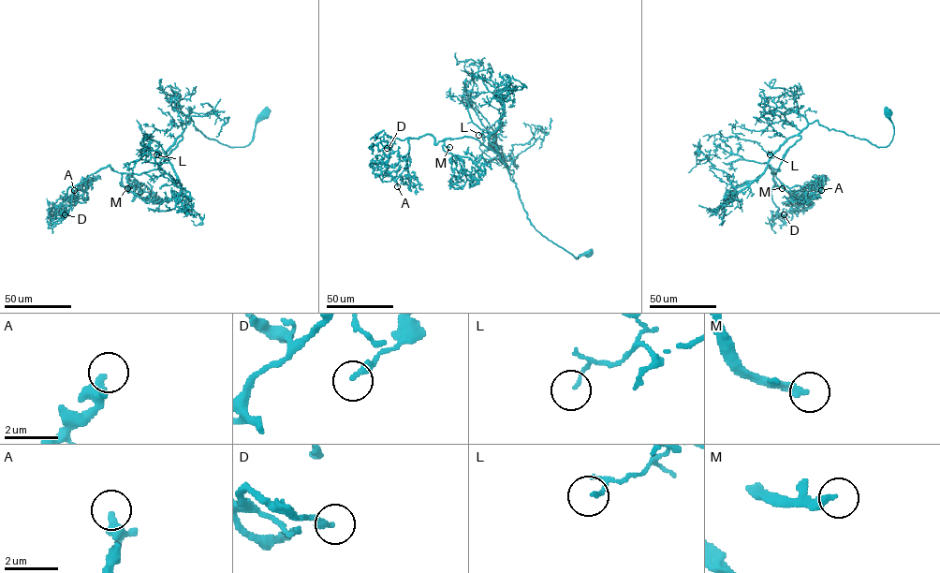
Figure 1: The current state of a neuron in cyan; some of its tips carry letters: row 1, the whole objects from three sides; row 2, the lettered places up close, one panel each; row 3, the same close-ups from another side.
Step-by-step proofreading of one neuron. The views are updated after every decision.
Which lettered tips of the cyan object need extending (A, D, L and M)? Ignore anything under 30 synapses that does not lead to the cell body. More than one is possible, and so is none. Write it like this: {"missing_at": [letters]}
{"missing_at": ["M"]}

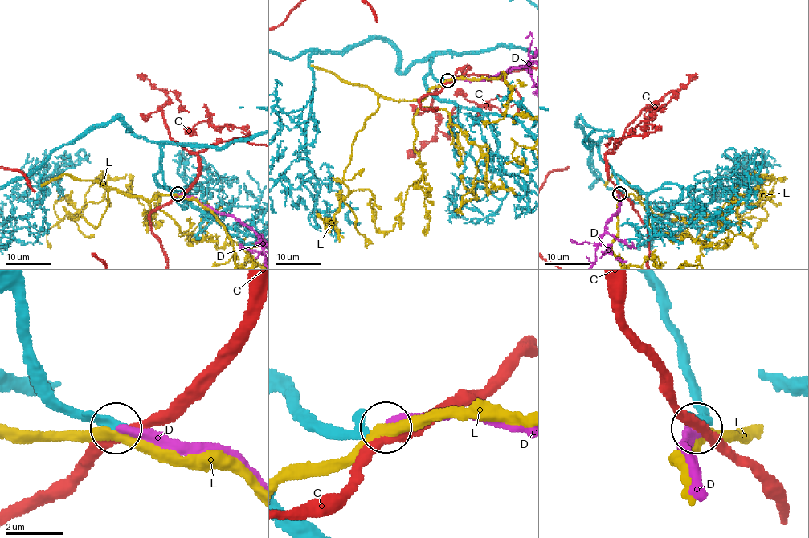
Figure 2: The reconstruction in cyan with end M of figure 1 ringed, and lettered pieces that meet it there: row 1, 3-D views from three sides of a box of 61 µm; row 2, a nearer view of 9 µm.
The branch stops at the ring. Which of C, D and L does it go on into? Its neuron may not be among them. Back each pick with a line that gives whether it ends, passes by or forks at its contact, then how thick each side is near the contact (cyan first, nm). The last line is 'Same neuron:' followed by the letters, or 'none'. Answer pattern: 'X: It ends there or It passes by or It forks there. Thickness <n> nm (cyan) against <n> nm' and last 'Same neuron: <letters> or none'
D: It ends there. Thickness 320 nm (cyan) against 360 nm
Same neuron: D

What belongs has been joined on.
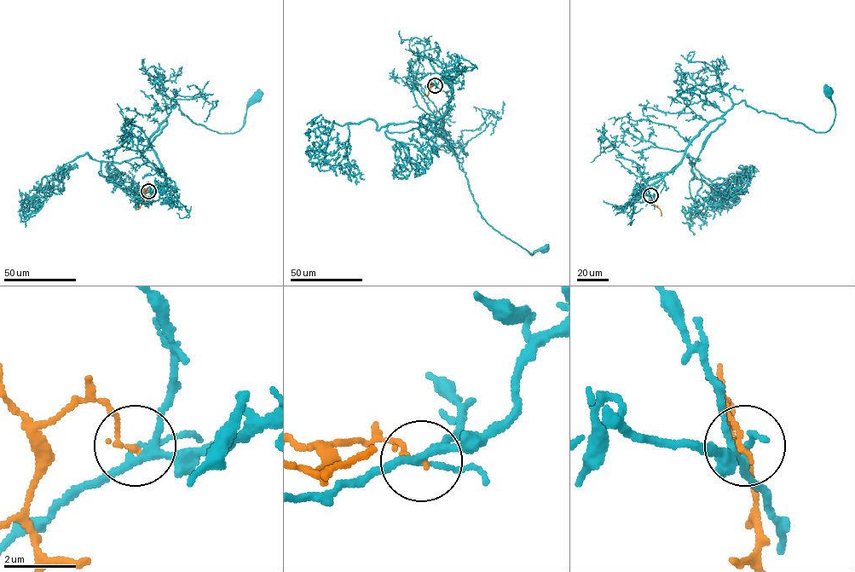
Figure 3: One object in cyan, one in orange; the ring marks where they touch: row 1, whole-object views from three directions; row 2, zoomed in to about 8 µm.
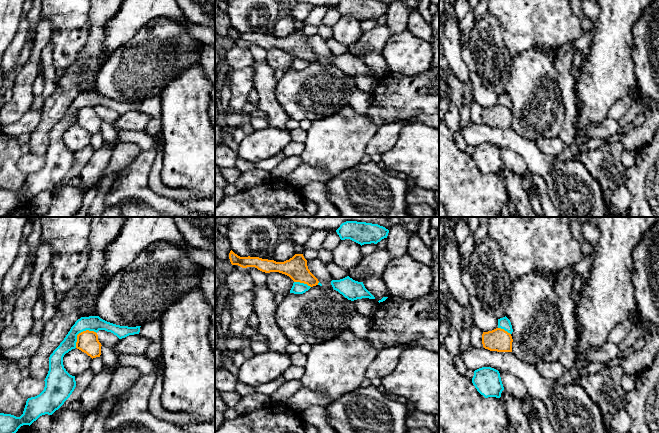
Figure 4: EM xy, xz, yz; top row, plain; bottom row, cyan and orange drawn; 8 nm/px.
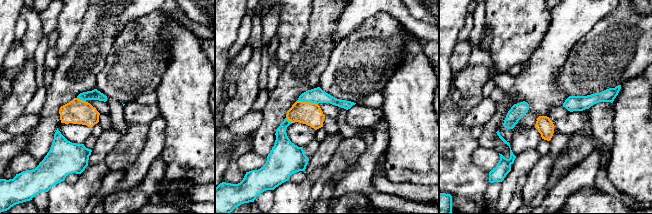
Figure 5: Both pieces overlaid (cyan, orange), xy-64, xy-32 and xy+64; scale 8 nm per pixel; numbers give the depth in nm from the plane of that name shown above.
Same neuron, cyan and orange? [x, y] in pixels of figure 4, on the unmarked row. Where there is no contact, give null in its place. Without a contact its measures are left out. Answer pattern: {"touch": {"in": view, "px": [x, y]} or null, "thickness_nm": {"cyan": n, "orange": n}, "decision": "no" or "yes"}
{"touch": {"in": "xy", "px": [80, 108]}, "thickness_nm": {"cyan": 130, "orange": 180}, "decision": "no"}

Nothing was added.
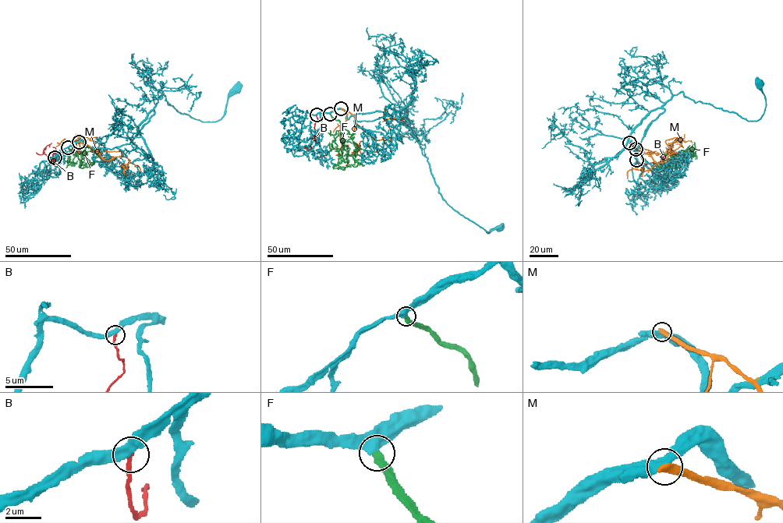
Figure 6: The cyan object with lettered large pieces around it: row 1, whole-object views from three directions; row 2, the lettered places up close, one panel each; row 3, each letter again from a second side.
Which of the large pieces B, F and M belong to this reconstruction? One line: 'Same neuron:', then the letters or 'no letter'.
Same neuron: F

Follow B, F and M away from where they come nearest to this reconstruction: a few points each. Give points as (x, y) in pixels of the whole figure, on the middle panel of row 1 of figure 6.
B: (317, 114), (316, 144), (308, 150), (305, 145), (313, 147)
F: (330, 114), (341, 126), (341, 157), (338, 156), (337, 145), (330, 130)
M: (341, 108), (371, 136), (384, 140), (377, 151), (361, 141), (352, 153), (361, 154), (360, 148)

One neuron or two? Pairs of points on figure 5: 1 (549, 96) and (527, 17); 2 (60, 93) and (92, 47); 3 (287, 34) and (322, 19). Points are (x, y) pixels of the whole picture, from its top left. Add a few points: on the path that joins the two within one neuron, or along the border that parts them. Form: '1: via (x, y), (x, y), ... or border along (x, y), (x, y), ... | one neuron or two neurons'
1: border along (547, 27), (547, 31), (538, 47), (522, 64) | two neurons
2: via (68, 82), (86, 58) | one neuron
3: border along (312, 10), (306, 37), (299, 47) | two neurons

